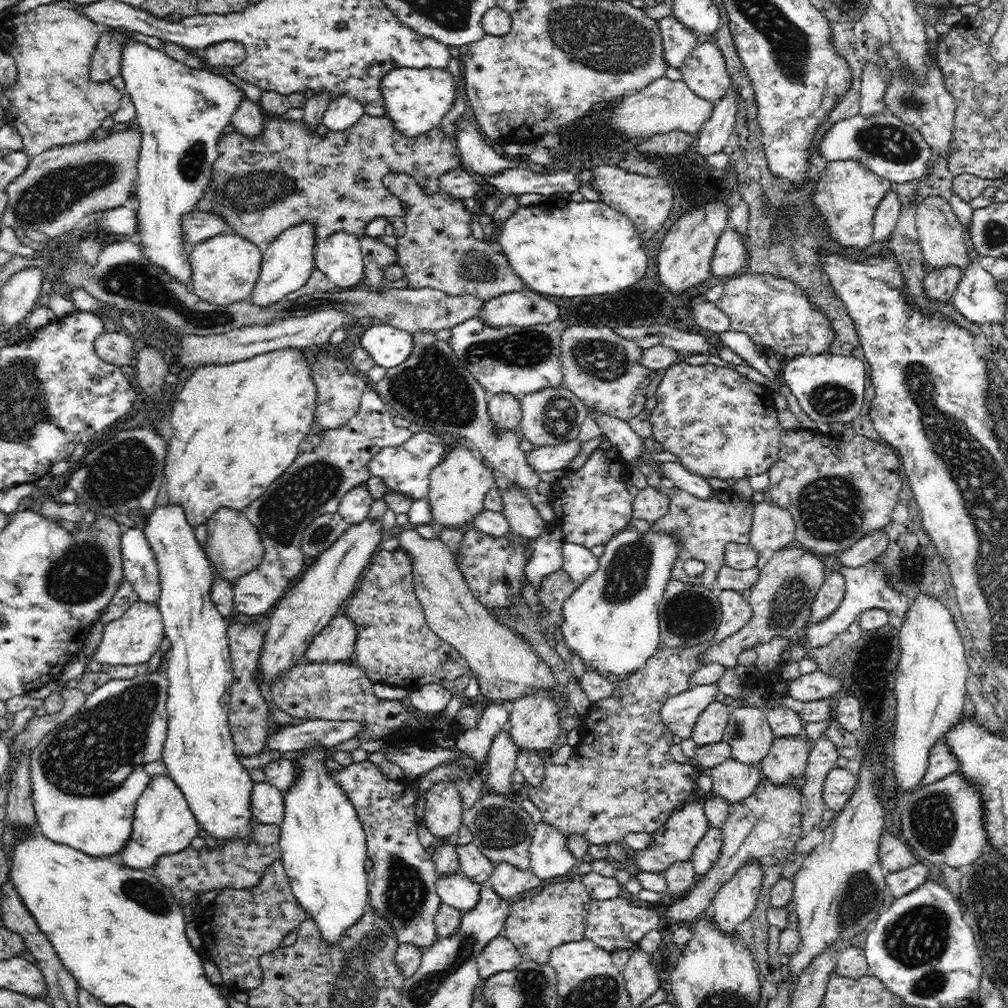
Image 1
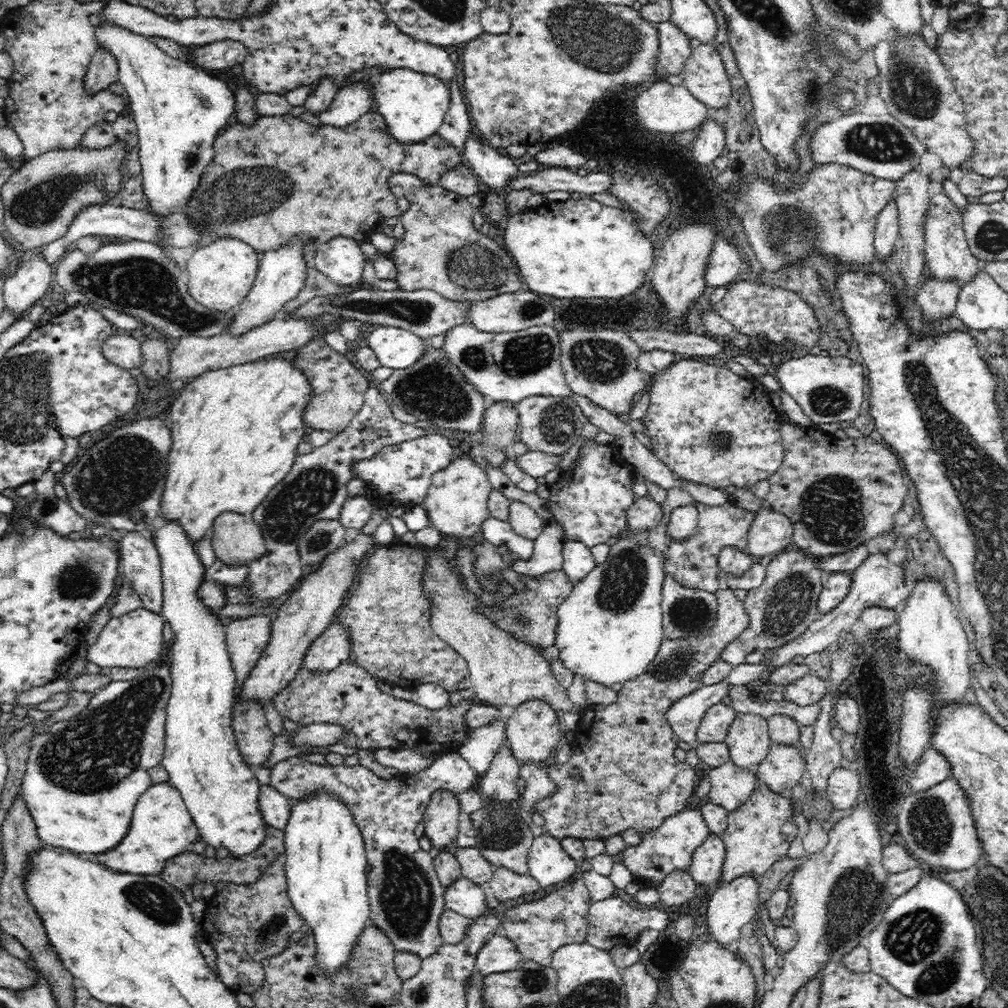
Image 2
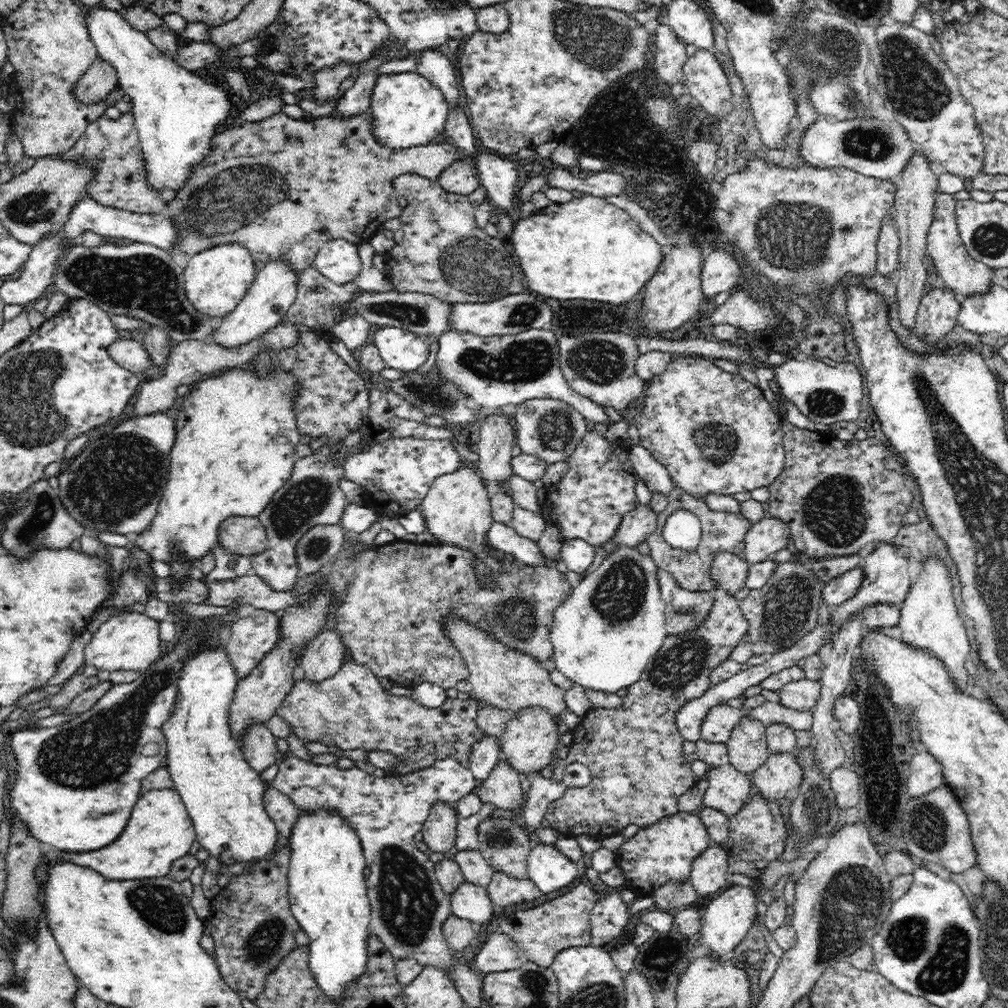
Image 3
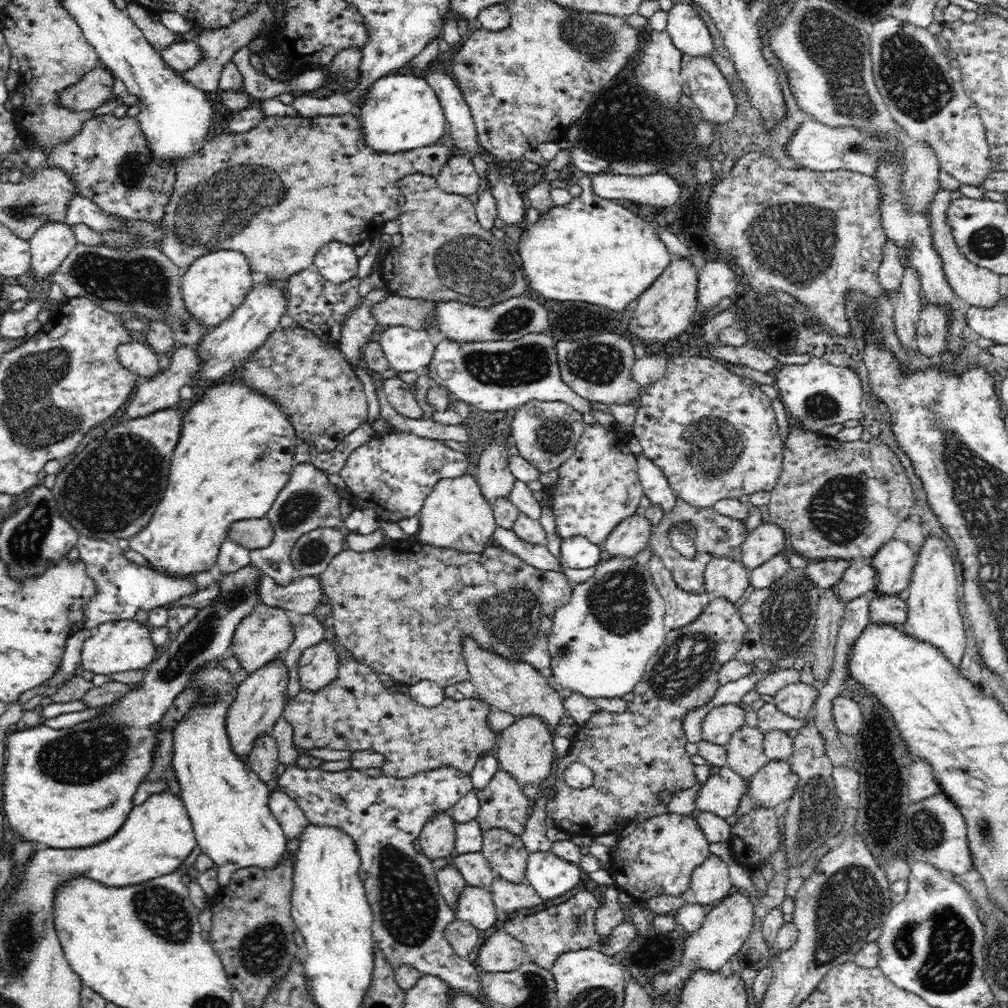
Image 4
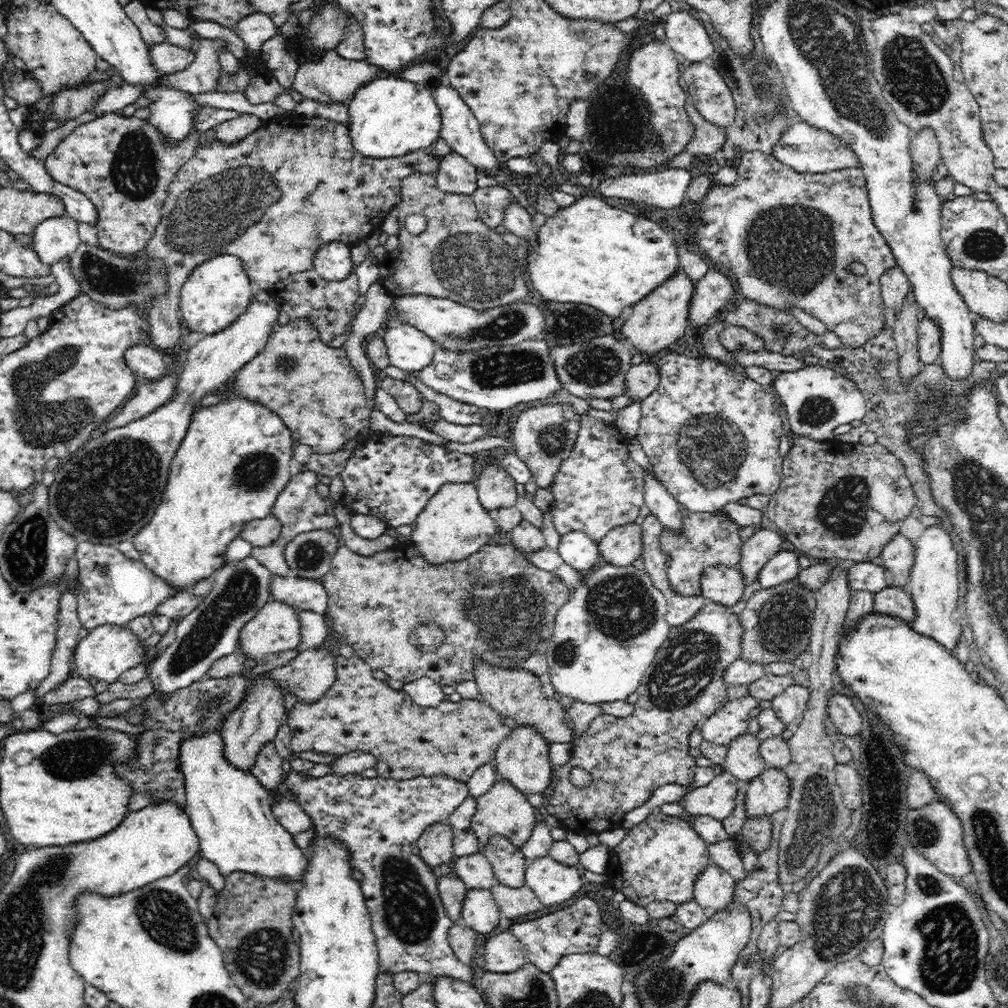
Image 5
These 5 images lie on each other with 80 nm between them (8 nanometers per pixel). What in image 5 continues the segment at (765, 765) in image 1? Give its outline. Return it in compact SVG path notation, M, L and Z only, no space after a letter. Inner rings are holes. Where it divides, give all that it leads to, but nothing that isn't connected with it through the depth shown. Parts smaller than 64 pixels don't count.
M768 768L744 785L746 816L770 816L787 808L791 781L784 769Z

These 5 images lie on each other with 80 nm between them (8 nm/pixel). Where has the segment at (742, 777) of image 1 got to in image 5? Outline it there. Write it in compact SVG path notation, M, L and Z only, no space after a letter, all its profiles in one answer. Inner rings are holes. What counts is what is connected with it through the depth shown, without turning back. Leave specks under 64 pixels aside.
M726 770L719 771L718 775L712 778L712 782L709 782L706 786L690 789L683 797L679 797L679 803L685 810L684 816L691 819L706 814L720 821L728 818L734 810L734 800L738 796L739 785L742 785L741 782L732 776L731 773L728 773Z

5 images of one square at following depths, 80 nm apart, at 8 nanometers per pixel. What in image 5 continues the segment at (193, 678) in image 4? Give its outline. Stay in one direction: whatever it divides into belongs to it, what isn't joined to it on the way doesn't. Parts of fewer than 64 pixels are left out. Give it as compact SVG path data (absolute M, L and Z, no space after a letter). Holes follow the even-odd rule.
M220 731L196 734L186 738L180 744L180 769L184 773L185 808L189 812L193 829L196 831L199 848L204 858L217 864L224 876L231 872L250 872L256 876L287 877L296 884L304 876L304 868L308 868L308 855L298 848L293 834L288 832L273 815L272 797L268 790L252 774L236 769L236 765L224 757L224 741Z

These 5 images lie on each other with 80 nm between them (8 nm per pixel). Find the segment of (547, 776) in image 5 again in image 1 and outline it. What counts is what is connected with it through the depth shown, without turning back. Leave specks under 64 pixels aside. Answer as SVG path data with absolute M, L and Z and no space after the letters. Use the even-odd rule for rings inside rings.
M538 690L514 702L507 728L519 750L539 753L563 740L560 708L549 695L548 690Z

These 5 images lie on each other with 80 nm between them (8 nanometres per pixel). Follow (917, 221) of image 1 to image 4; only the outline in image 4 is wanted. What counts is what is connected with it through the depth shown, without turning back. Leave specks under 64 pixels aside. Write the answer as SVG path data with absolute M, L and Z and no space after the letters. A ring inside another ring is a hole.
M939 188L932 199L930 211L931 224L929 229L931 246L940 258L941 270L944 271L945 279L949 283L951 290L968 302L970 306L992 308L992 306L996 306L996 304L1005 297L1004 294L1000 294L1000 278L995 272L992 272L992 270L988 270L982 265L972 264L962 253L959 245L956 244L954 232L951 231L951 222L949 222L948 218L948 211L951 210L951 200L951 192L942 190L942 188Z

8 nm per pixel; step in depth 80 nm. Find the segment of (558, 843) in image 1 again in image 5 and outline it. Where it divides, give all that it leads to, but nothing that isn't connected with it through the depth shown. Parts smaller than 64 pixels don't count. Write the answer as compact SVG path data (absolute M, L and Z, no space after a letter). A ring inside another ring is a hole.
M548 855L527 862L525 885L530 887L544 907L551 907L578 894L582 881L574 866L560 864Z

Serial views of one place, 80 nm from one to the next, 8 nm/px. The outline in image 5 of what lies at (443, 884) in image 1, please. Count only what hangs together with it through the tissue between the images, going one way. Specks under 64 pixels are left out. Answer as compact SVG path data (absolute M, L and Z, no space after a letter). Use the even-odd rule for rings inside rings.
M478 888L467 889L460 918L464 926L473 928L479 937L492 932L498 926L500 912L491 891Z

